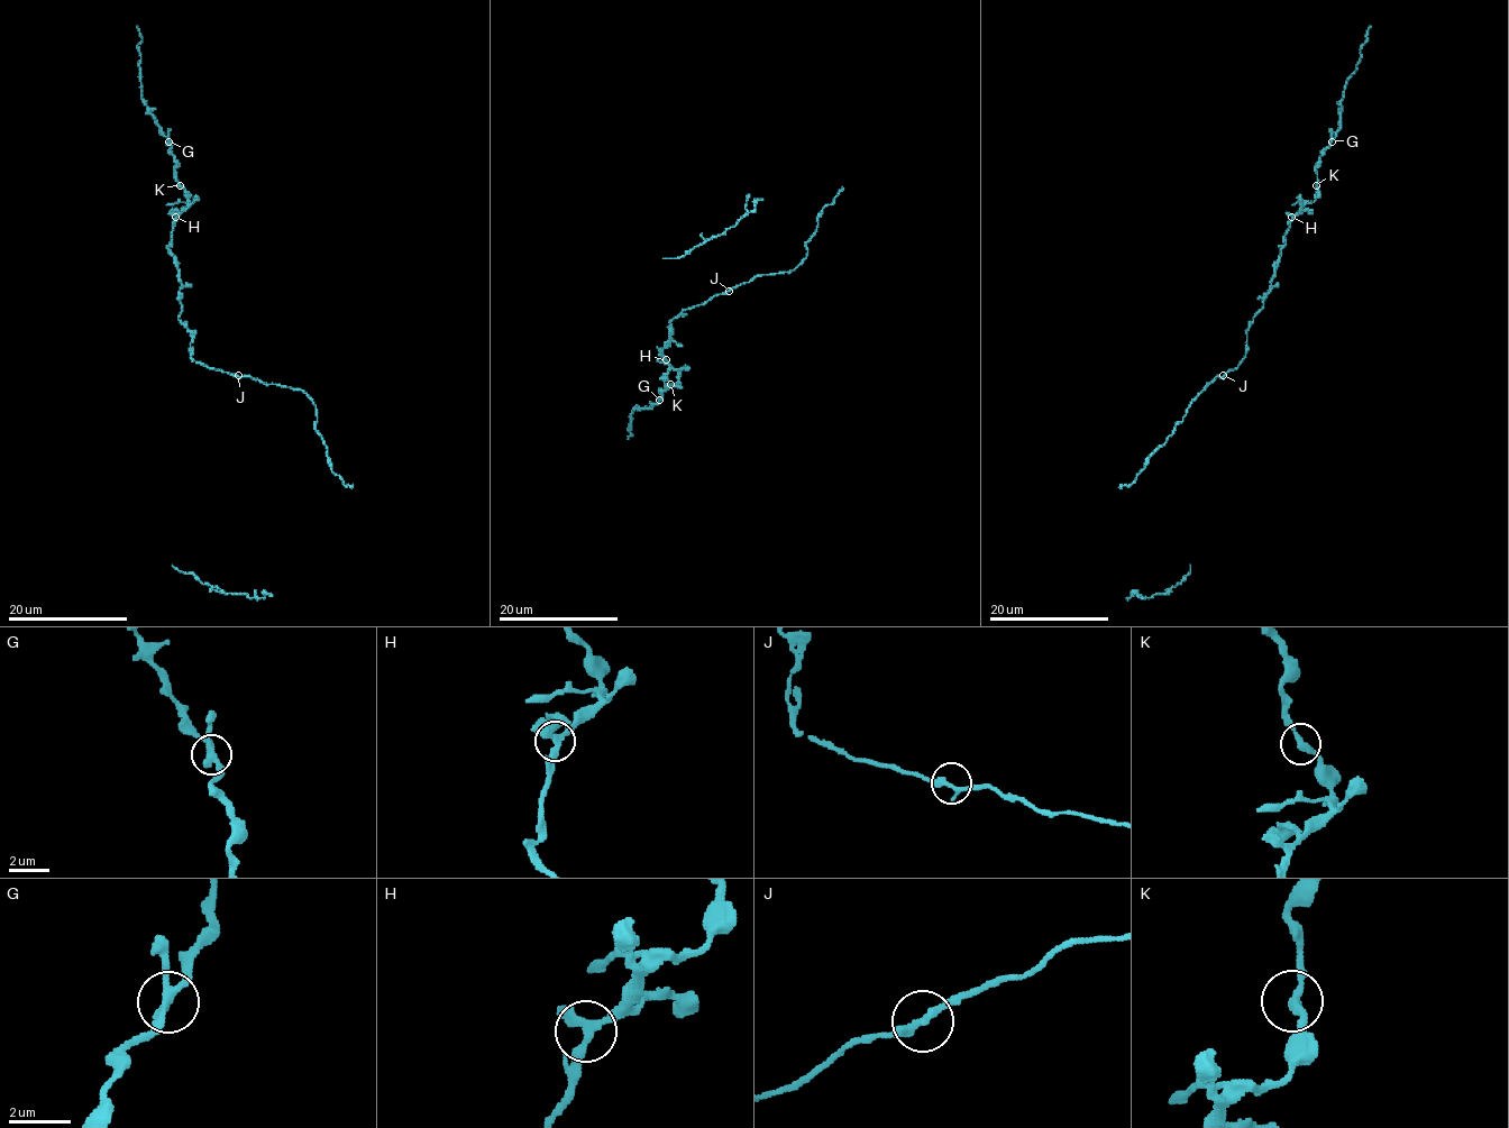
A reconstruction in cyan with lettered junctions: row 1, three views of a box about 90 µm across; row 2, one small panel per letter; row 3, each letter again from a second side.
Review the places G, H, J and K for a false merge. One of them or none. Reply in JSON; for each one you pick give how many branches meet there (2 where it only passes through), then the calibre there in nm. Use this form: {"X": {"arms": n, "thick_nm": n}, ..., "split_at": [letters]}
{"split_at": []}

